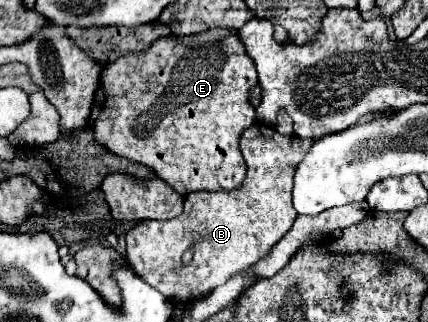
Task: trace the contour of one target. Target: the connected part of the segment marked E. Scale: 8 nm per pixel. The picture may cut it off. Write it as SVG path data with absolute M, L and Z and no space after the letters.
M213 28L211 32L203 32L199 36L159 38L147 50L143 50L139 54L123 54L123 56L119 56L119 60L109 62L103 68L99 88L95 92L95 100L93 100L91 114L89 114L89 128L93 130L93 138L97 144L105 146L115 156L149 166L161 180L165 180L179 194L189 194L189 192L197 192L197 190L209 190L209 192L211 190L233 190L233 188L239 188L239 184L243 182L243 176L245 176L245 164L243 164L243 156L239 152L239 134L243 132L243 128L249 128L255 122L255 108L251 108L251 104L247 104L247 92L255 84L257 84L255 64L245 54L245 48L243 48L237 32L227 32L225 28Z

